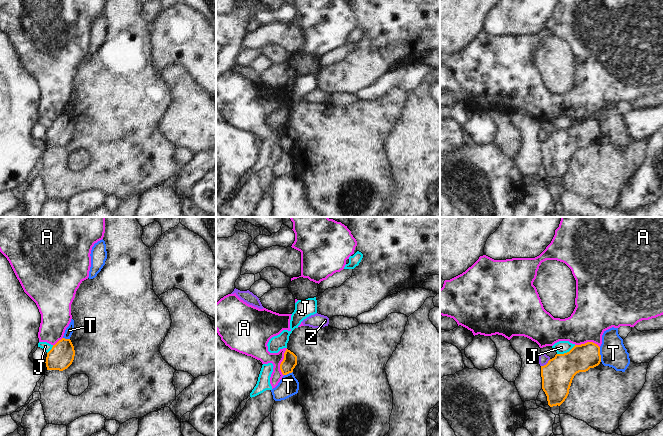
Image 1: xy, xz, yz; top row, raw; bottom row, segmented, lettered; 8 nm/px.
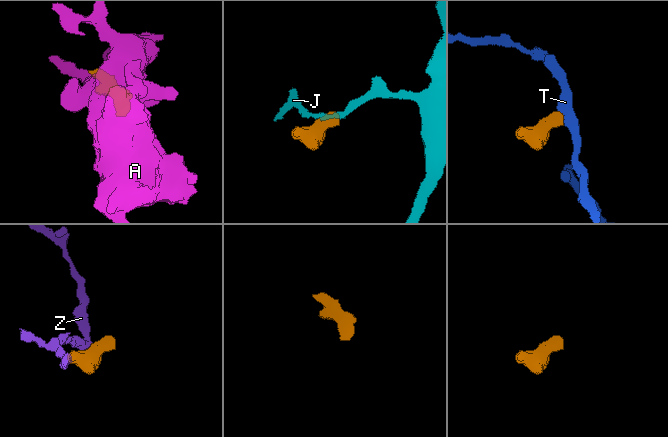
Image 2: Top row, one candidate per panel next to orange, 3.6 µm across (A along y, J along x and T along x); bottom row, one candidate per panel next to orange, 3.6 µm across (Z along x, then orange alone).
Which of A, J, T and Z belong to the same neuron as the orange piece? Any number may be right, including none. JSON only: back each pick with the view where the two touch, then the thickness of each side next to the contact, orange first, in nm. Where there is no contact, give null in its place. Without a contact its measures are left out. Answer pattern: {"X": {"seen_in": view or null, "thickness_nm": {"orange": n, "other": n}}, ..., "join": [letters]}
{"join": []}

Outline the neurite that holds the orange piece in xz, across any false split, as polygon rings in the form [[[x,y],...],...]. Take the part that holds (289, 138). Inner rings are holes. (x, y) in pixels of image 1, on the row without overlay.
[[[286,125],[284,129],[284,135],[280,140],[280,146],[282,150],[287,151],[289,149],[292,149],[296,141],[297,141],[297,132],[290,126]]]

